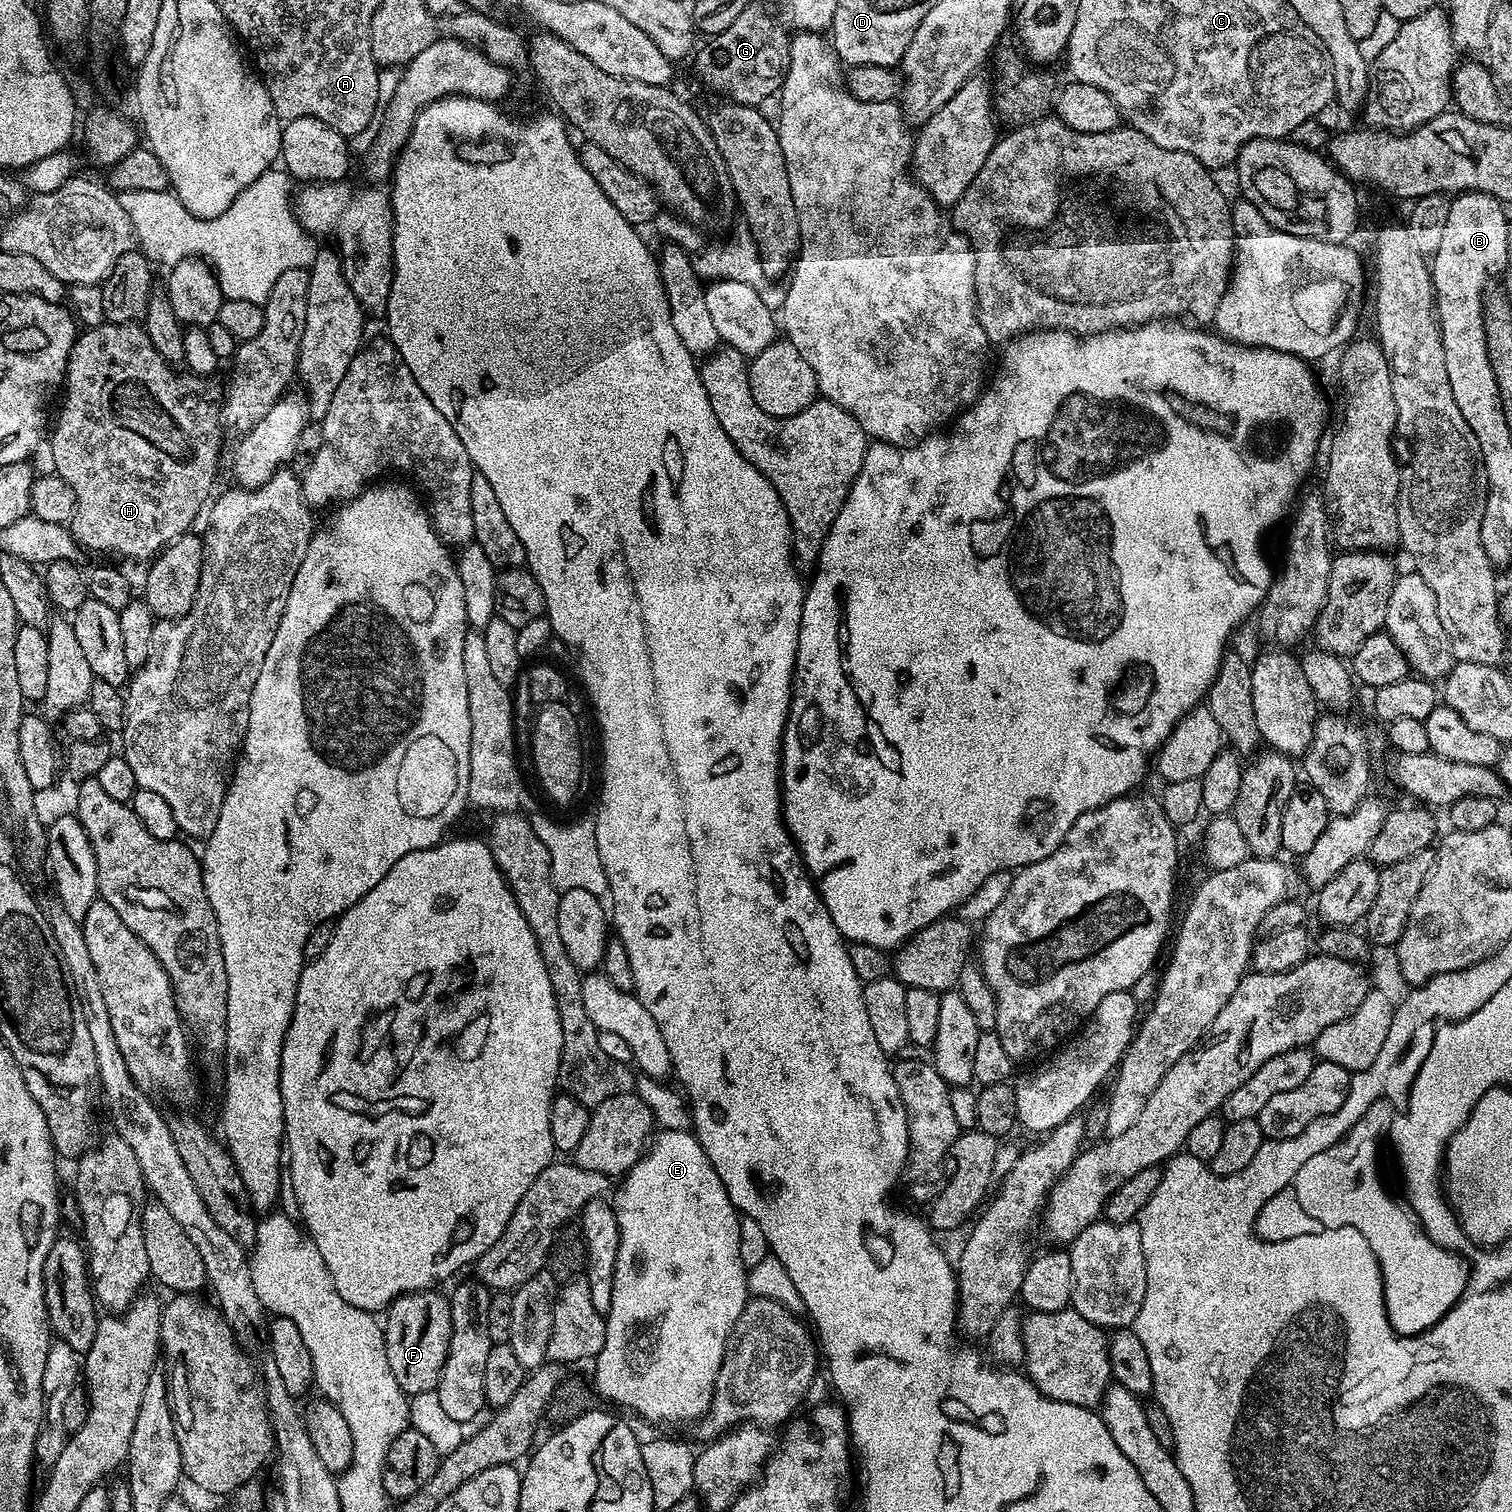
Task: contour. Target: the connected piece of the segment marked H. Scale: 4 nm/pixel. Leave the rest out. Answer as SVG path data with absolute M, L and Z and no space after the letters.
M102 323L96 328L88 328L77 335L76 341L72 343L68 368L64 371L64 383L62 385L62 397L64 401L60 404L60 413L56 416L56 425L51 425L50 441L54 448L55 475L63 478L74 490L76 509L70 521L70 531L75 537L77 544L92 548L101 548L104 552L117 552L120 556L148 556L159 553L166 544L177 540L179 536L185 535L188 528L196 520L196 515L209 503L208 491L216 480L216 459L220 456L220 432L222 425L218 415L218 396L208 389L209 382L199 375L185 374L179 376L177 369L169 364L154 348L147 330L139 323L111 324Z

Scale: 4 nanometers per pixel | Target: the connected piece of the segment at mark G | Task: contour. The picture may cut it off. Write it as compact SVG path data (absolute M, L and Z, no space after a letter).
M749 2L746 10L742 10L742 14L738 14L738 22L734 22L734 26L722 30L722 34L713 36L704 43L701 43L694 52L696 76L710 91L717 92L725 101L733 104L760 106L763 105L763 100L768 100L771 96L773 99L783 88L784 76L788 73L788 63L792 57L790 32L779 19L771 20L762 5Z

